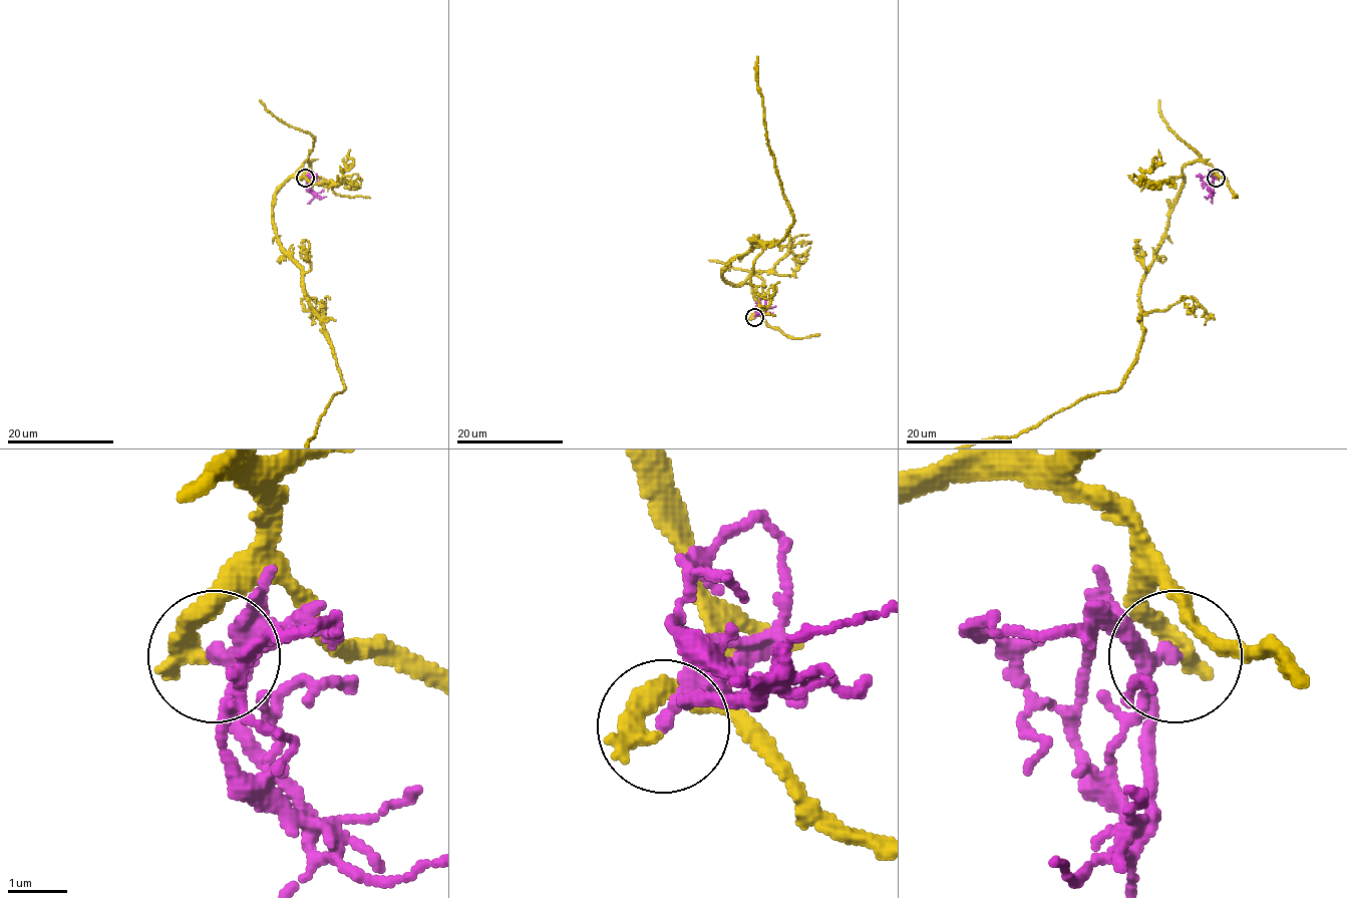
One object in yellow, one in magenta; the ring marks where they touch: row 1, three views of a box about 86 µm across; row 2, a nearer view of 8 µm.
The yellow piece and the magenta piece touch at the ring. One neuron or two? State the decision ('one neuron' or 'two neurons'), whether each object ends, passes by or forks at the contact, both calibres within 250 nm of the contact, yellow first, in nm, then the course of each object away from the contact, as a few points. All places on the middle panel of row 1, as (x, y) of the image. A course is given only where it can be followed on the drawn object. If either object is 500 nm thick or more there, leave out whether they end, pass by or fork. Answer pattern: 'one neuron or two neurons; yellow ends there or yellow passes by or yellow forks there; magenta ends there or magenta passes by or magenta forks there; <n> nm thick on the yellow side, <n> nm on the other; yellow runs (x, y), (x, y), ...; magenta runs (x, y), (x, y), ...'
one neuron; yellow ends there; magenta passes by; 260 nm thick on the yellow side, 240 nm on the other; magenta runs (754, 317), (775, 305)

